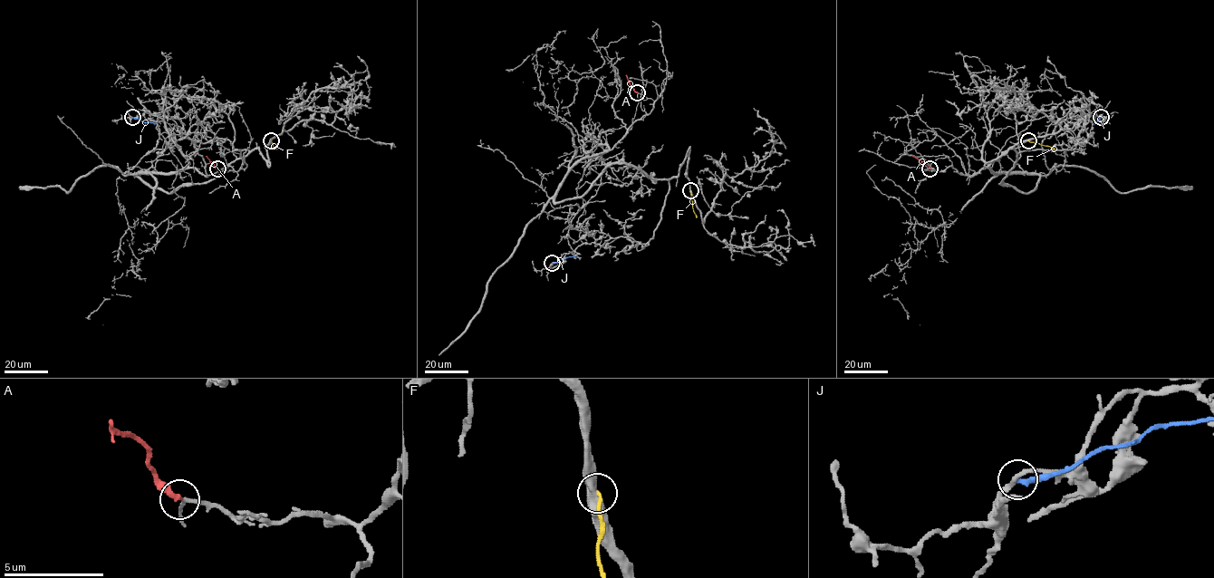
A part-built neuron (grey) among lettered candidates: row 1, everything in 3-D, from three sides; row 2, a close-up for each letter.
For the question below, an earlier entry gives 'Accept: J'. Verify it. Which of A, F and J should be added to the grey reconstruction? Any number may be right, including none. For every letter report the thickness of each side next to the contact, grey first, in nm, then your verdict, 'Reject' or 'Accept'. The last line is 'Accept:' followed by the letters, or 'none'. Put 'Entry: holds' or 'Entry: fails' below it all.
A: Thickness 150 nm (grey) against 340 nm. Accept
F: Thickness 550 nm (grey) against 180 nm. Reject
J: Thickness 220 nm (grey) against 280 nm. Reject
Accept: A
Entry: fails

